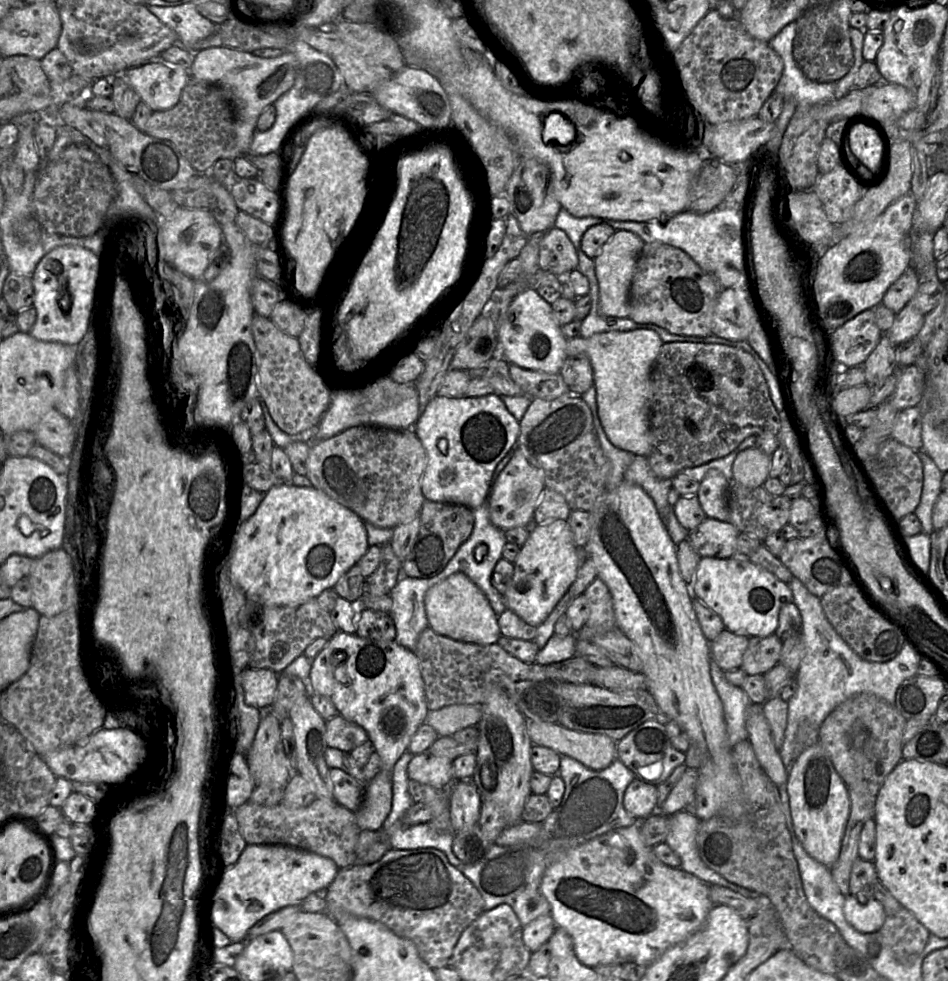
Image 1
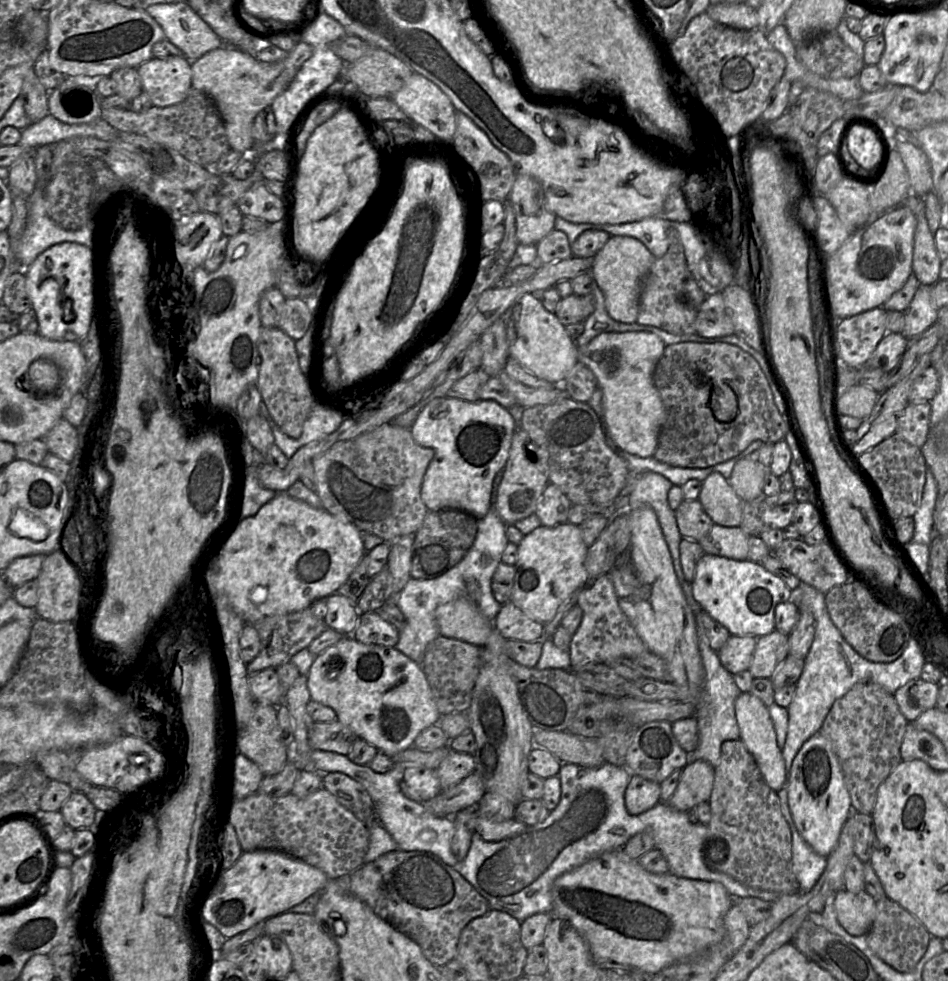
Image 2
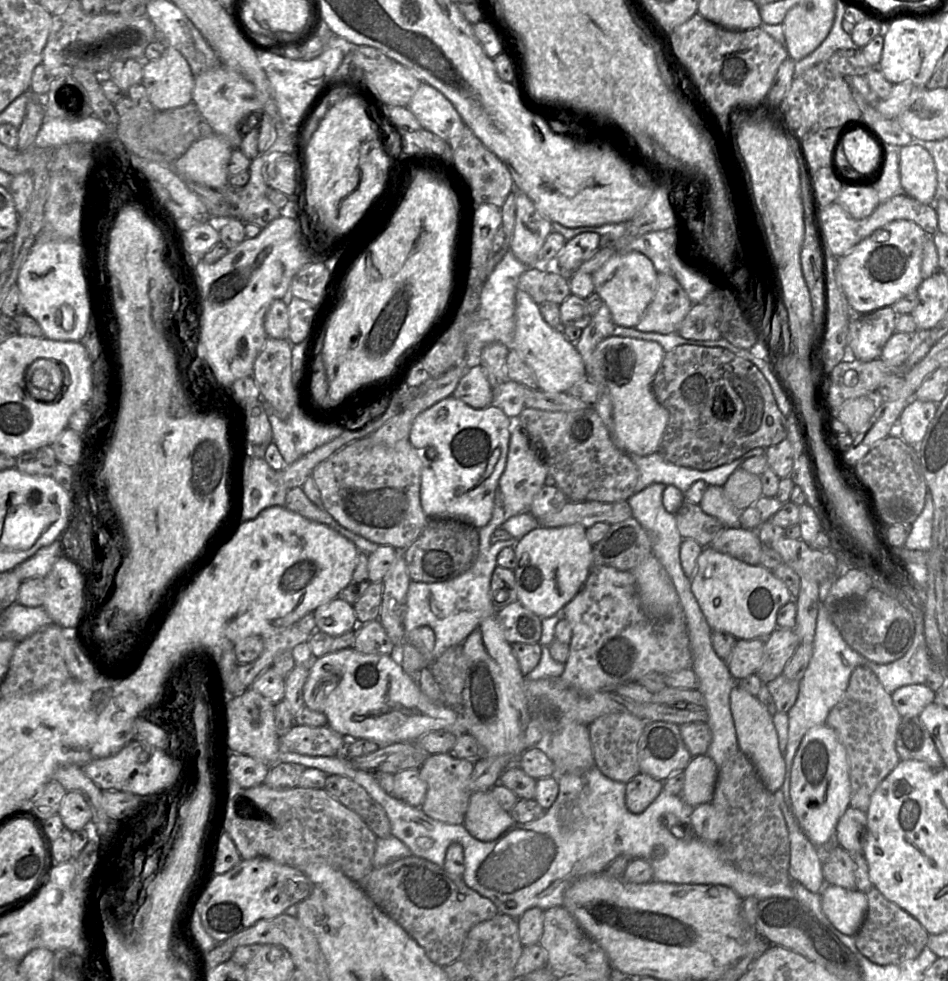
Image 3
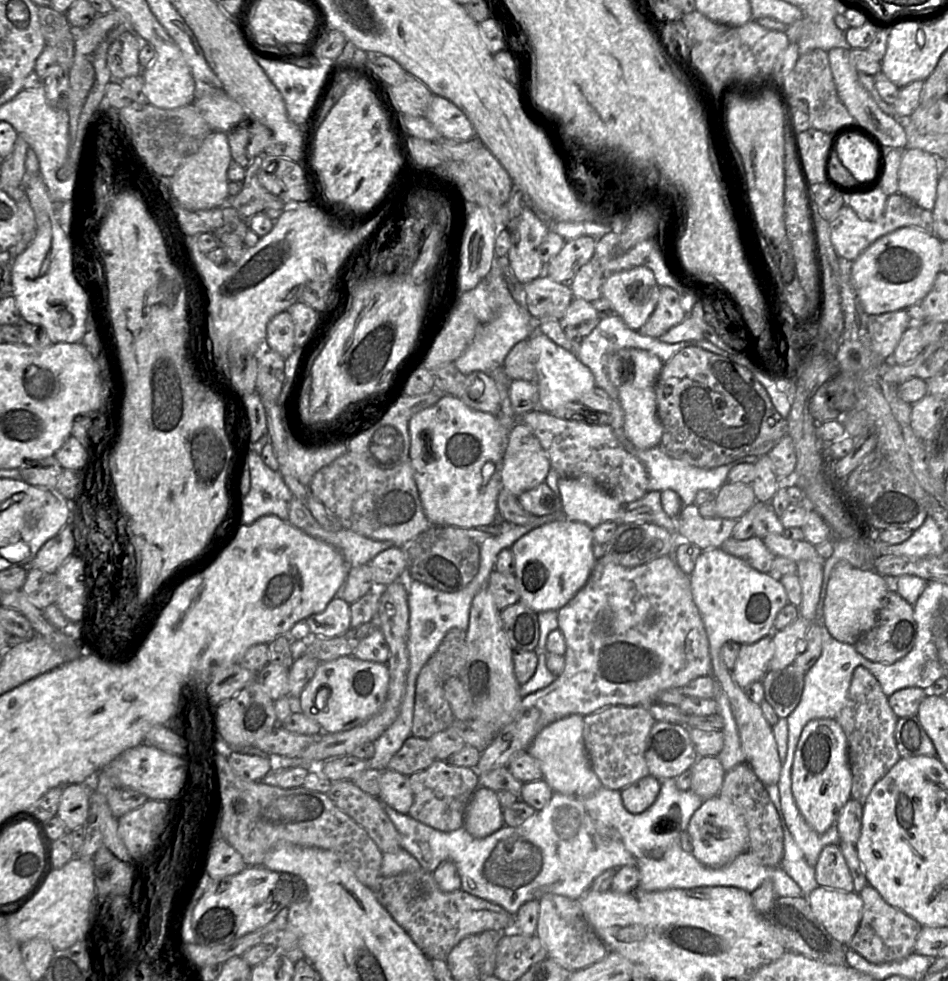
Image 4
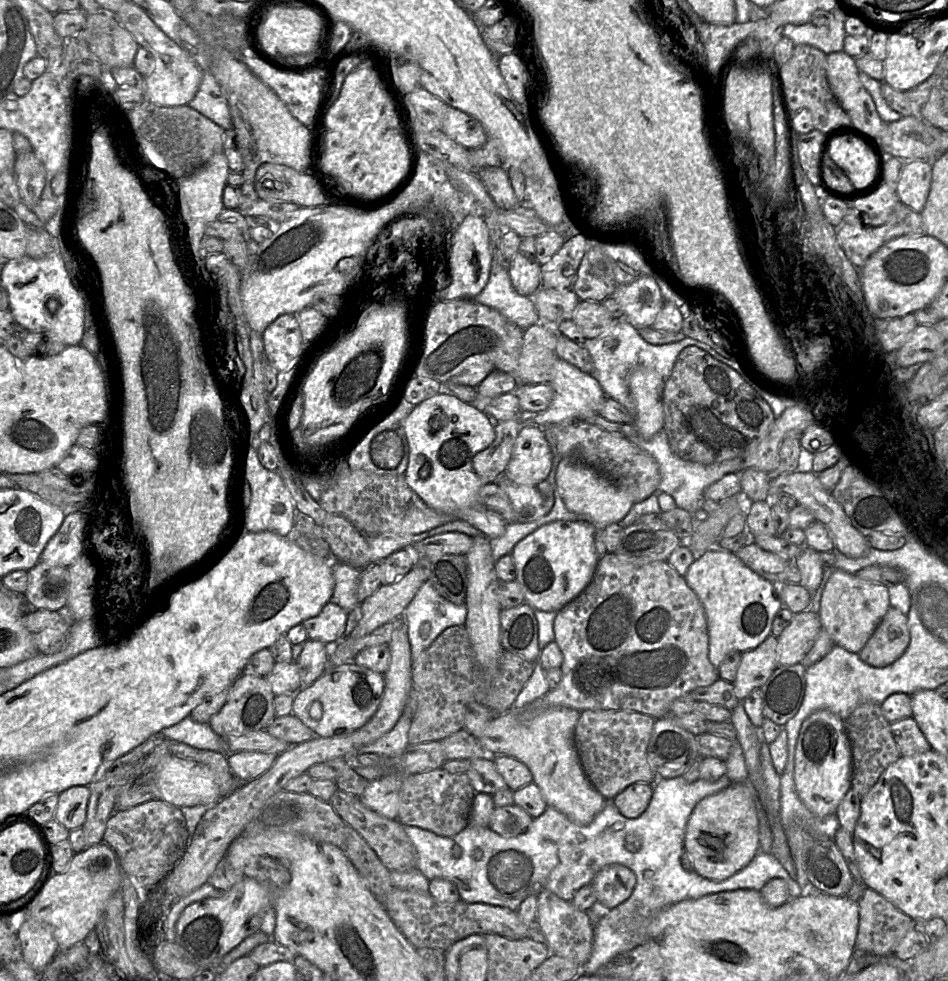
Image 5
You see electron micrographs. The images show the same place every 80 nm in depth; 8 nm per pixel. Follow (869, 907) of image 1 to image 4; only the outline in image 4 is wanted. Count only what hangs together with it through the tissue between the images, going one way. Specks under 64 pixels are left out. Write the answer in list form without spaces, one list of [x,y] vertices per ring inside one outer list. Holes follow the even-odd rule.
[[[819,886],[807,896],[807,900],[826,930],[848,946],[862,917],[863,900],[859,893]]]

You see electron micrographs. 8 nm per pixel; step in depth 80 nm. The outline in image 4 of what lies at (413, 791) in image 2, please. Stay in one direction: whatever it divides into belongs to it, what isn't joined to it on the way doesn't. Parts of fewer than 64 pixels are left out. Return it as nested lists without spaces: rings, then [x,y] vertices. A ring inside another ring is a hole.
[[[393,770],[382,772],[377,798],[401,814],[407,814],[413,803],[409,777]]]

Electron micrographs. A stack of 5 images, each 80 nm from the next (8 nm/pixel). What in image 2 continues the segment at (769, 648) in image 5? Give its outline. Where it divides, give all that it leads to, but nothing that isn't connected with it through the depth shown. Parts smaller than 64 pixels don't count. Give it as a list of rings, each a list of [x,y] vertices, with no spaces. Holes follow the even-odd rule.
[[[730,635],[725,644],[717,651],[721,664],[731,675],[749,669],[757,638]]]

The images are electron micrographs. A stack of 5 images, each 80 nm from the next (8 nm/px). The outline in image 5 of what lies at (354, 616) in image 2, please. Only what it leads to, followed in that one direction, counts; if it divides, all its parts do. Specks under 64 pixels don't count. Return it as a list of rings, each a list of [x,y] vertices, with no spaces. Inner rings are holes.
[[[328,601],[317,615],[305,619],[302,624],[309,639],[336,642],[344,632],[347,615],[340,606]]]

